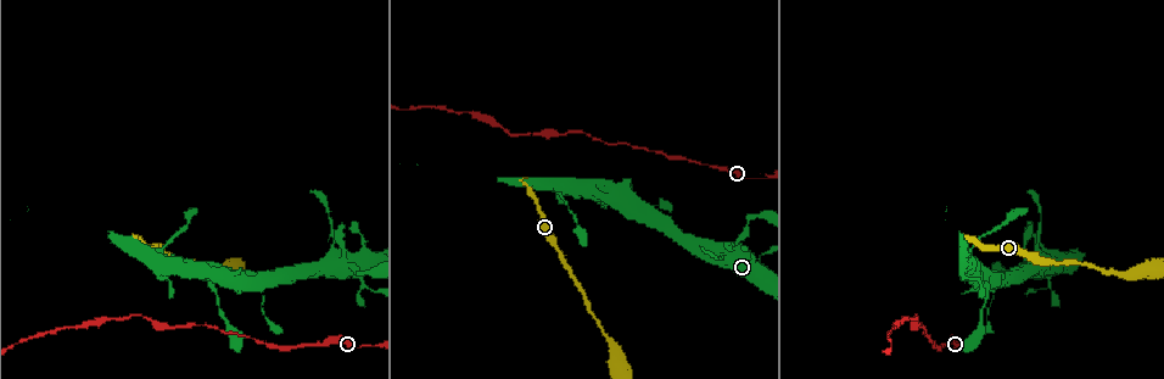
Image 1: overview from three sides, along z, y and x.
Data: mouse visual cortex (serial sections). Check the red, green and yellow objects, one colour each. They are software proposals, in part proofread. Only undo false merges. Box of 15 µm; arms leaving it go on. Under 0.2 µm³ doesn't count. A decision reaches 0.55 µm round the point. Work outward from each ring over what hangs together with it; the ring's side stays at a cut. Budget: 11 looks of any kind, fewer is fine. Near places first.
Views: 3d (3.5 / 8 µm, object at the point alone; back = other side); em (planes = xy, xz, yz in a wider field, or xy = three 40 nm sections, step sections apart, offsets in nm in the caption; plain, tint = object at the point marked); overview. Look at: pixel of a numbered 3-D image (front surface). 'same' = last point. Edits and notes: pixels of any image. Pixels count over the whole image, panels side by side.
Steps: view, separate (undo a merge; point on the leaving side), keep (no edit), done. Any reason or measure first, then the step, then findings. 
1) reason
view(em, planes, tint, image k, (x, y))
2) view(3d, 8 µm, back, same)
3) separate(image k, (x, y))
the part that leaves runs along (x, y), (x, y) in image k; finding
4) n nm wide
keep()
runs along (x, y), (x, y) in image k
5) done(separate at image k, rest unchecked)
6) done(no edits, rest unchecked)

calibre changes
view(3d, 8 µm, image 1, (374, 345))

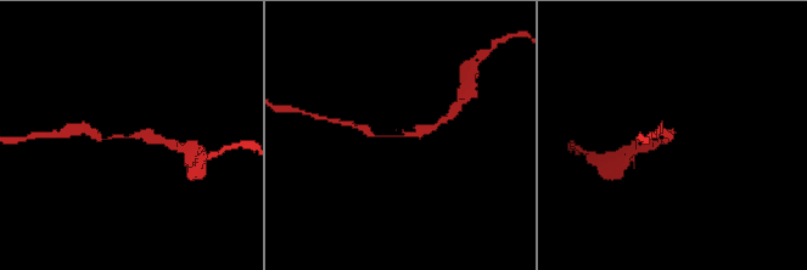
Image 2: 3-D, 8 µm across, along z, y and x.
view(3d, 3.5 µm, image 2, (125, 136))

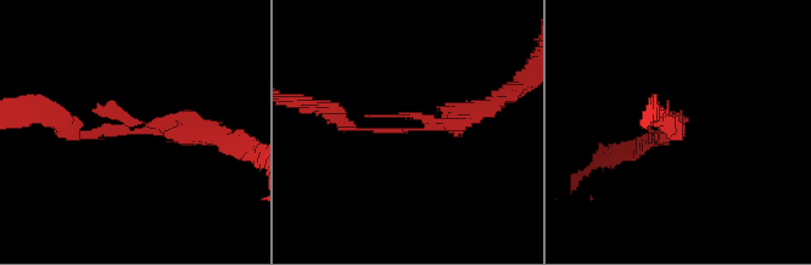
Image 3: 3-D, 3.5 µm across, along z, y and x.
view(em, planes, tint, image 3, (407, 128))

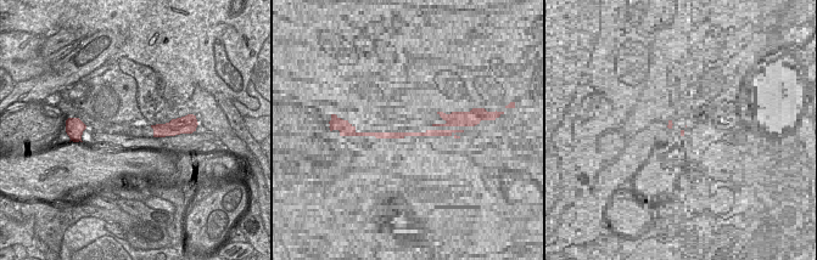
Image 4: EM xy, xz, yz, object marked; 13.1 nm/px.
keep()
all the same cell

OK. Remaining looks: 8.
calibre changes
view(3d, 3.5 µm, image 1, (207, 281))

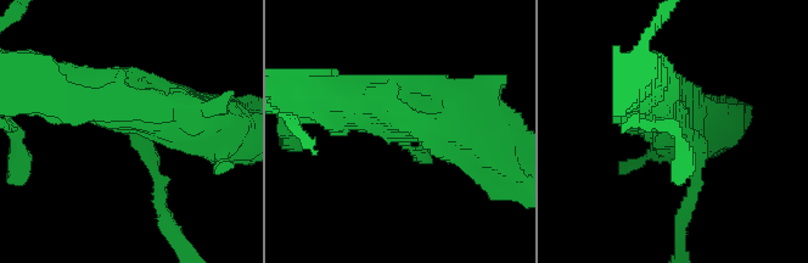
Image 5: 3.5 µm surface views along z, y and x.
view(em, xy, step 3, tint, image 5, (401, 136))

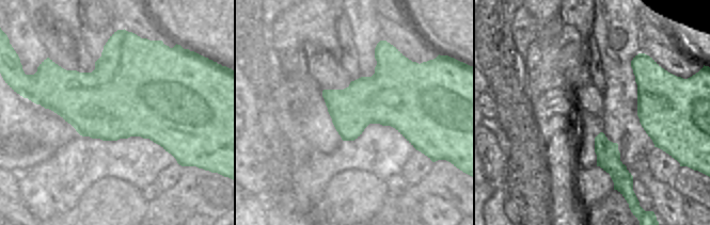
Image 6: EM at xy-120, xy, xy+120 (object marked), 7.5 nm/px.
keep()
runs along (209, 130), (87, 93), (60, 93) in image 5; continuous, no second cell

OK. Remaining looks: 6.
thick turns thin
view(3d, 8 µm, image 1, (981, 326))

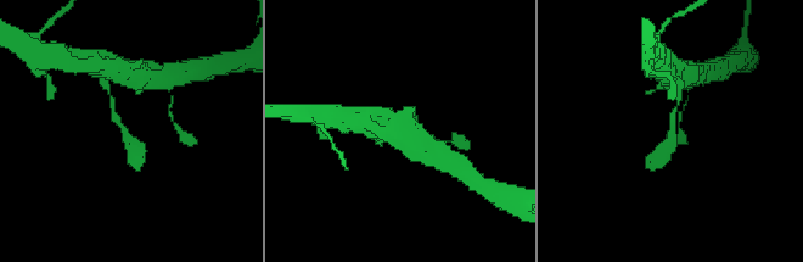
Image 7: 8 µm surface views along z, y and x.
view(3d, 3.5 µm, image 7, (131, 139))

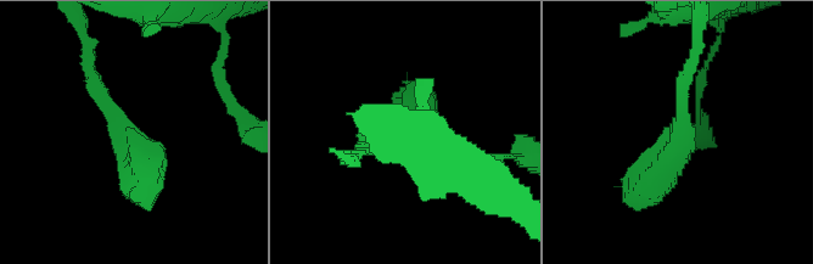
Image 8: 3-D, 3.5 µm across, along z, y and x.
keep()
runs along (689, 63), (677, 146), (633, 195) in image 8; one cell here

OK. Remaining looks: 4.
calibre changes
view(3d, 3.5 µm, image 1, (117, 318))

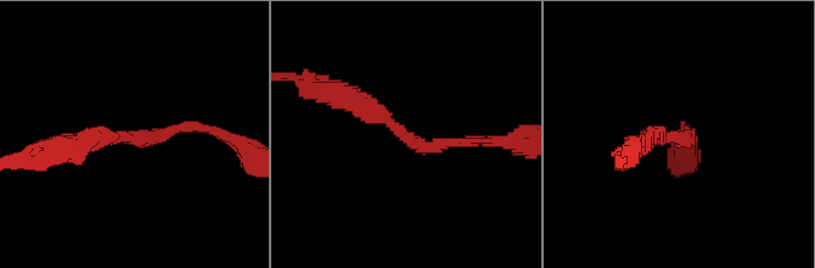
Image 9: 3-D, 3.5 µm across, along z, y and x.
arms of 100, 250 nm
view(em, xy, step 2, tint, image 9, (676, 140))

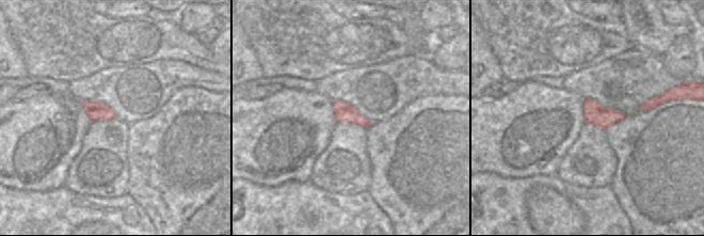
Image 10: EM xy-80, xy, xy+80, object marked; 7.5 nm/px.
150 nm wide
keep()
runs along (478, 141), (422, 149), (336, 93) in image 9; continuous, no second cell

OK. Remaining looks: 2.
done(no edits, rest unchecked)

